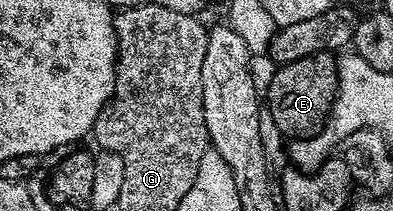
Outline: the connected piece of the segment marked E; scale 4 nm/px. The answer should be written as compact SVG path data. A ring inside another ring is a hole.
M331 52L310 54L275 69L268 84L266 110L274 118L278 130L285 138L306 140L317 136L324 129L324 123L332 112L338 86L338 60Z

